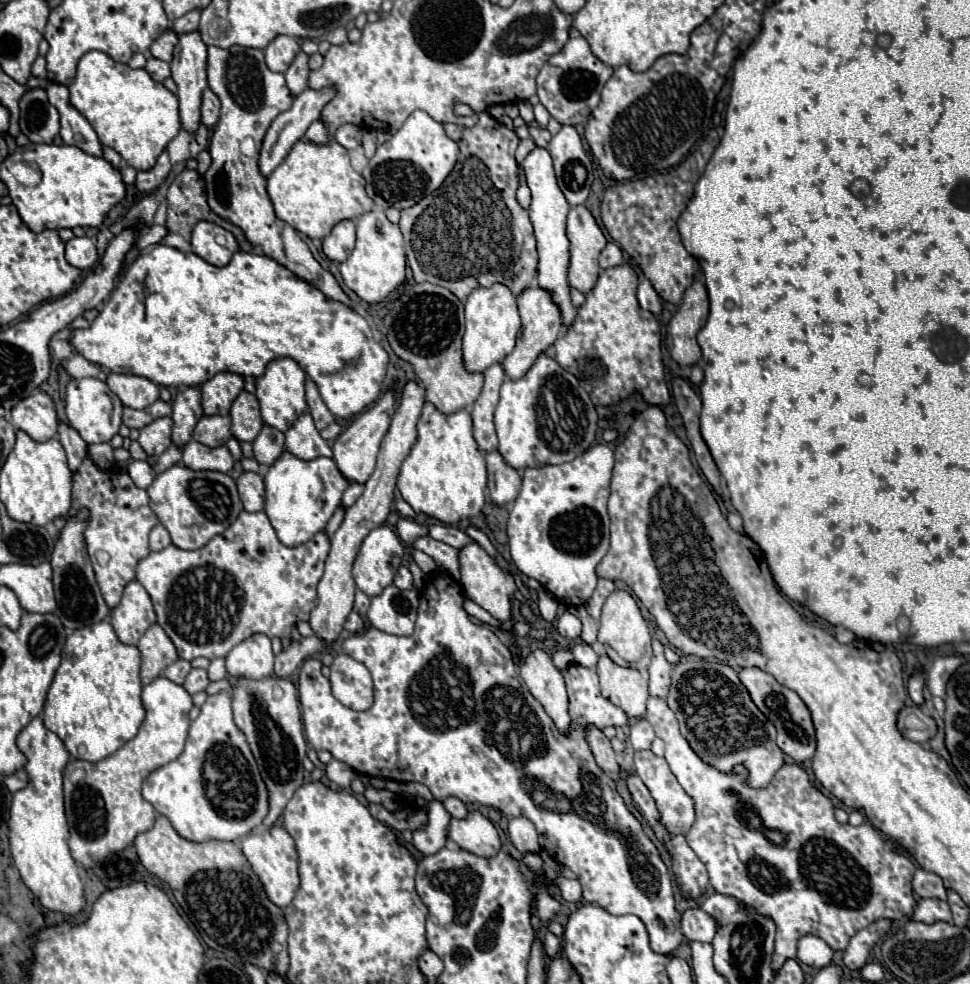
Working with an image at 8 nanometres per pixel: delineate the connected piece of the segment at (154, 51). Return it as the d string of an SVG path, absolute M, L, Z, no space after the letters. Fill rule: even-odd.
M166 29L150 47L150 55L156 57L156 59L162 59L166 63L172 61L172 51L174 51L174 45L178 43L178 35L174 33L174 29Z

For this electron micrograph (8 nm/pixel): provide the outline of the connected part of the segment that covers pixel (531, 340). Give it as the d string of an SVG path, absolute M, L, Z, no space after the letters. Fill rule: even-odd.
M528 287L528 289L524 289L518 295L518 309L520 309L520 317L522 317L520 339L518 339L518 345L514 347L514 351L502 361L502 367L504 367L506 375L512 377L512 379L524 377L526 371L536 361L536 357L540 353L544 353L558 339L558 335L562 331L562 311L554 303L552 295L546 289L542 289L542 287Z

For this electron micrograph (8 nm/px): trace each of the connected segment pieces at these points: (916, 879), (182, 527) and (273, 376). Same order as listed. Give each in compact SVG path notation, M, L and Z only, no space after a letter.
M926 869L916 870L912 879L912 888L918 897L932 897L932 899L942 899L942 901L948 899L942 879L936 873L930 873Z
M172 465L170 469L156 475L154 483L146 489L150 497L150 509L156 513L160 523L168 529L172 543L180 549L200 549L204 547L214 535L220 535L242 511L242 501L236 491L236 483L230 475L220 471L192 471L184 465Z
M280 357L268 363L262 377L256 379L256 397L260 401L262 421L270 427L276 427L280 431L288 431L288 427L306 411L306 399L304 399L304 381L306 373L304 369L290 357Z

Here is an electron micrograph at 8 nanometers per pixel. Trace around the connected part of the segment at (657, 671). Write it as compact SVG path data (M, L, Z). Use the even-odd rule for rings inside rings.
M654 639L652 645L654 645L654 657L652 657L652 663L648 667L648 671L650 671L650 695L666 699L668 689L670 689L672 665L664 659L662 643L658 639Z

